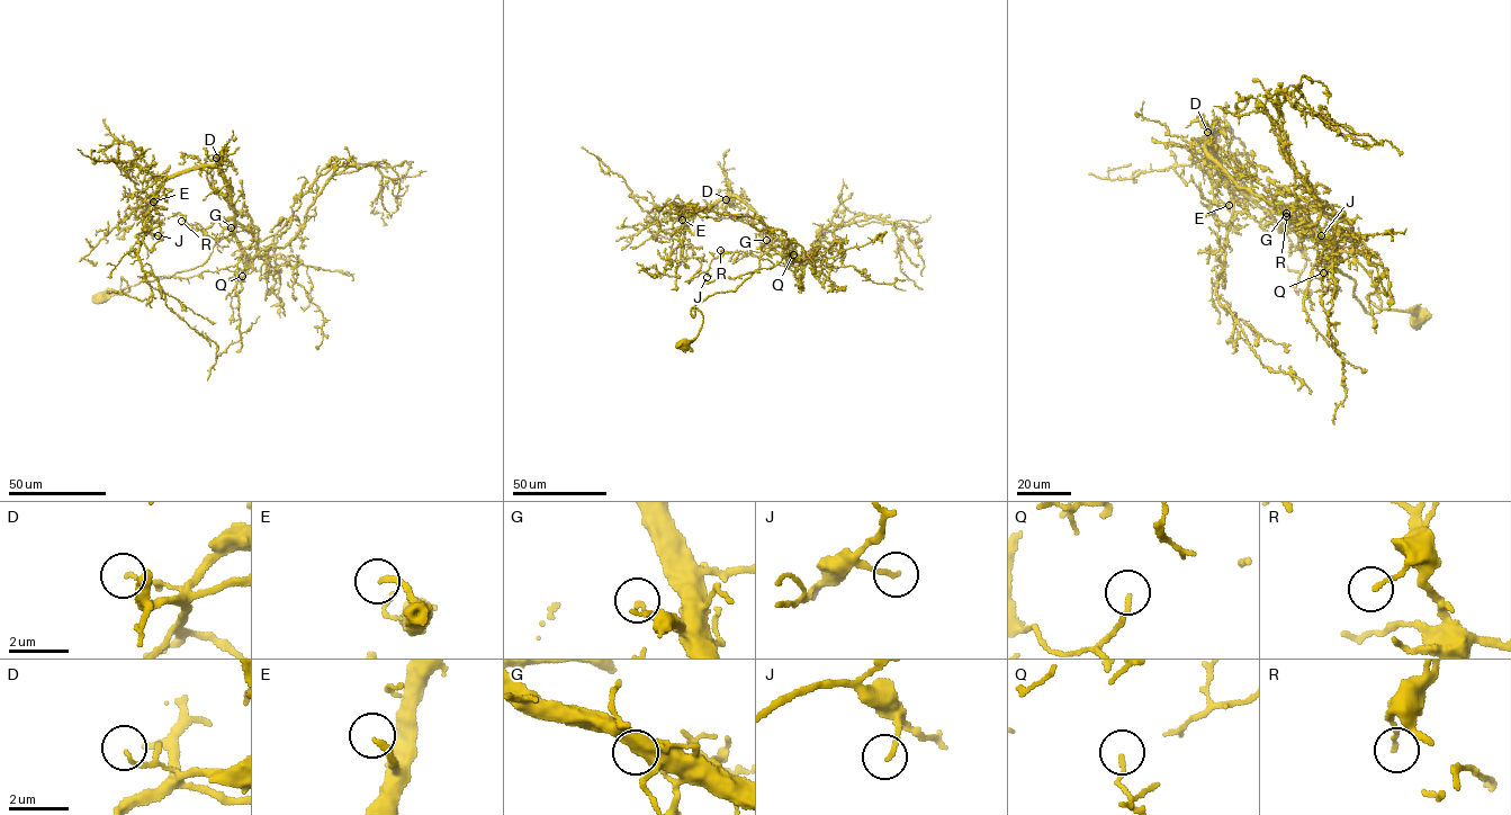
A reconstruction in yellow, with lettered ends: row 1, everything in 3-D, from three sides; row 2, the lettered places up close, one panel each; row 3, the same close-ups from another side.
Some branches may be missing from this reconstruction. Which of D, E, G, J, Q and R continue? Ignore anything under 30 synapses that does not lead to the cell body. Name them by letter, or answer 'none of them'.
E

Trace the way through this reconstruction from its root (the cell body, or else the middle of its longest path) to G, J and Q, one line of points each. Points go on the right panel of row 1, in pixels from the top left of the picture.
G: (1417, 319), (1379, 307), (1367, 296), (1376, 294), (1382, 309), (1367, 313), (1354, 279), (1286, 213)
J: (1417, 319), (1376, 294), (1382, 309), (1367, 313), (1304, 222), (1235, 184), (1206, 146), (1261, 208), (1321, 235)
Q: (1417, 319), (1376, 294), (1382, 309), (1367, 313), (1303, 221), (1312, 275), (1323, 272)

